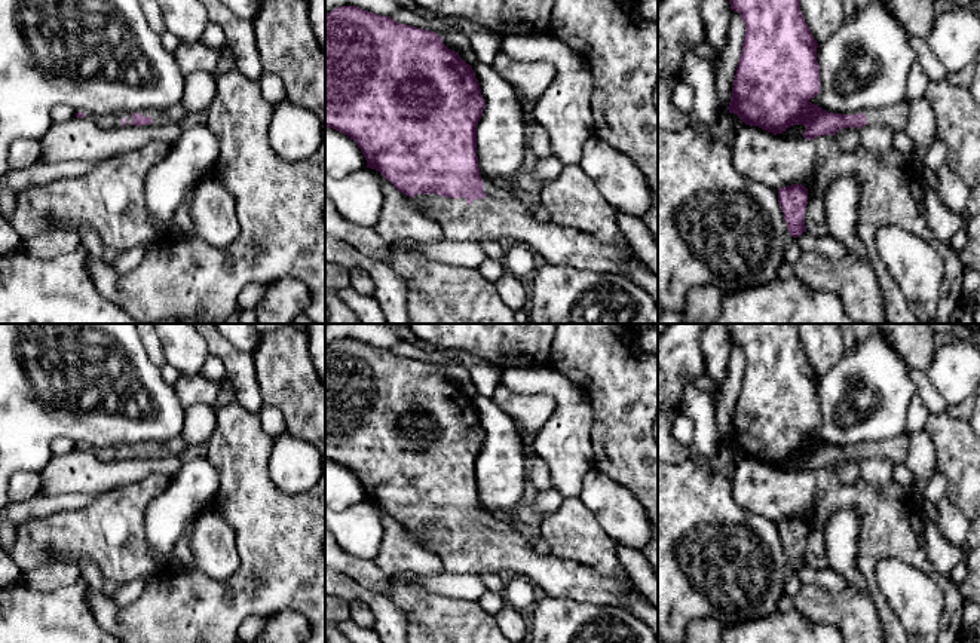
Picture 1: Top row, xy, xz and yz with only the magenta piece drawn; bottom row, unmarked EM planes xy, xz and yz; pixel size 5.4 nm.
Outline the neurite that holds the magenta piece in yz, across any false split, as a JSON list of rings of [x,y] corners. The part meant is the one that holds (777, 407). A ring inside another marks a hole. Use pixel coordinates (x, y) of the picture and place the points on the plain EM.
[[[726,324],[731,342],[738,345],[745,356],[742,385],[732,419],[729,445],[735,445],[745,457],[759,459],[774,468],[783,466],[793,457],[805,457],[803,471],[836,468],[842,460],[863,460],[864,457],[889,459],[894,465],[904,463],[909,450],[909,437],[898,435],[888,441],[873,441],[866,447],[829,445],[809,432],[820,426],[820,398],[817,395],[818,376],[814,371],[802,345],[797,324]]]

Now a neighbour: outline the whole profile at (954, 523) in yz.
[[[947,495],[938,499],[937,511],[943,536],[956,546],[964,546],[968,535],[970,520],[956,506],[950,505]]]

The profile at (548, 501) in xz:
[[[554,489],[539,492],[527,517],[530,521],[540,523],[545,515],[549,515],[558,509],[563,499],[564,497],[560,495],[560,492]]]

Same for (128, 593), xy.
[[[132,581],[122,585],[113,595],[111,600],[117,604],[128,604],[135,601],[144,591],[147,581]]]

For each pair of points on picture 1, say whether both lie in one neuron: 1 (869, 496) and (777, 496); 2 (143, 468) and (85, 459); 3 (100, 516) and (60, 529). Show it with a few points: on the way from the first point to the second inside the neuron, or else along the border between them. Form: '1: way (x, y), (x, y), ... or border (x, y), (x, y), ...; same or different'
1: way (847, 496), (817, 492), (799, 495); same
2: way (128, 469), (100, 469); same
3: way (89, 526), (86, 529), (70, 529); same

